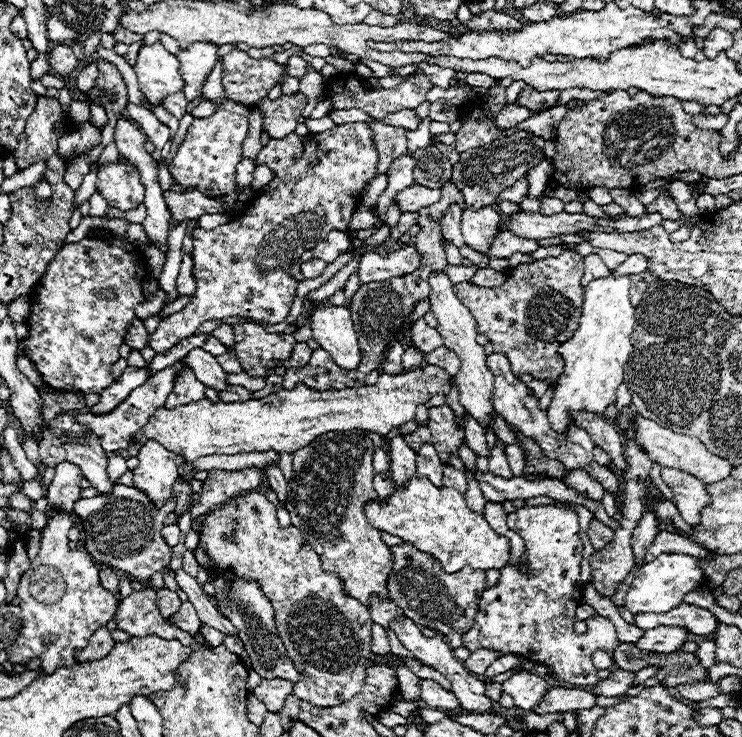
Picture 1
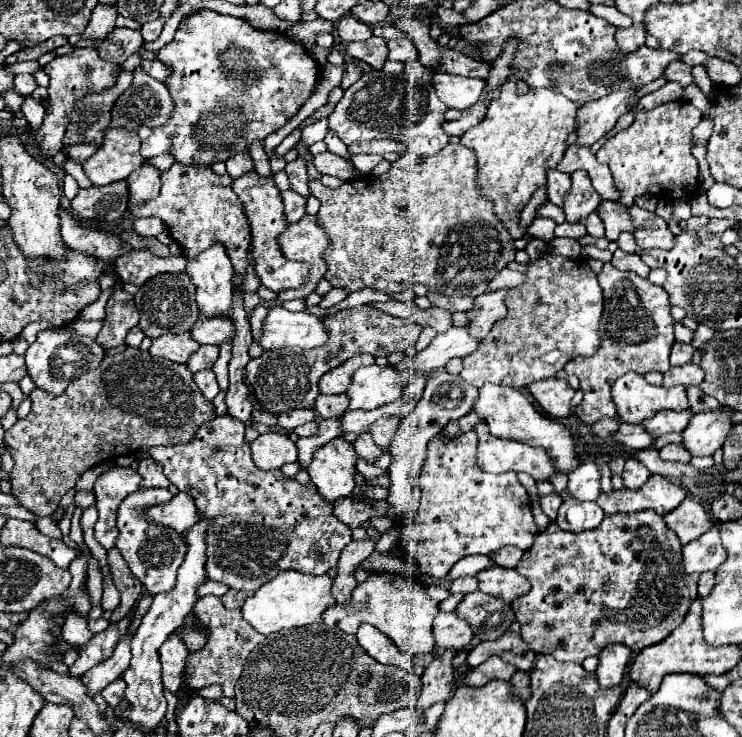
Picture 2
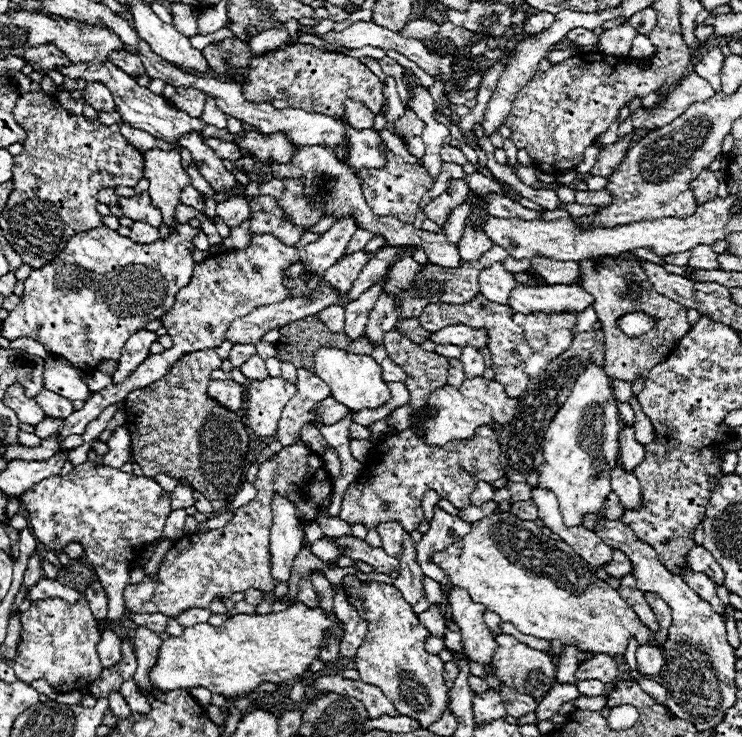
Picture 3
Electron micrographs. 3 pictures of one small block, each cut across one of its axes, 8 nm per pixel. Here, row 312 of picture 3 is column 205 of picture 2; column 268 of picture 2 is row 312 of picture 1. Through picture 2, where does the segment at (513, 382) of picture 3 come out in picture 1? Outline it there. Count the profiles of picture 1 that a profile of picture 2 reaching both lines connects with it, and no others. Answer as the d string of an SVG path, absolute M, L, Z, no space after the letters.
M566 244L562 254L556 258L544 258L530 264L520 264L512 270L508 270L506 280L498 288L486 288L460 282L456 284L456 296L468 310L472 312L476 320L476 332L484 334L492 344L494 350L504 350L510 356L512 372L516 376L520 374L532 374L536 380L554 380L552 386L556 386L558 376L562 374L564 360L558 354L558 346L572 338L576 330L576 322L580 318L580 302L584 300L584 292L580 286L580 278L584 274L584 258L576 252L576 244Z

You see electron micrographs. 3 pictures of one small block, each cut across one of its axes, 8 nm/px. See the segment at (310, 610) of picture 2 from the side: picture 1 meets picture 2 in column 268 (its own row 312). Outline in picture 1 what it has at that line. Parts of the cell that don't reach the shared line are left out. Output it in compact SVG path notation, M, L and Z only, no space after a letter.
M606 276L596 278L588 286L584 286L584 302L582 302L582 316L578 320L576 334L560 346L560 354L564 358L564 372L560 374L552 404L548 406L548 422L554 430L566 430L568 424L574 424L574 420L568 416L568 410L592 410L600 416L604 416L604 408L616 402L616 388L622 384L624 378L624 364L628 362L628 356L632 354L632 342L630 334L634 330L634 308L630 302L630 280L626 276Z

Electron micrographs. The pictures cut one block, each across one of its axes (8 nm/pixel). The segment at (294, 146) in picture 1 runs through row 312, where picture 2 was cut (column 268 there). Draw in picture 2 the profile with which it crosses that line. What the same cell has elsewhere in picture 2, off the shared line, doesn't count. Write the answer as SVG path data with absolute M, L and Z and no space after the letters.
M258 172L244 174L232 182L232 190L238 194L238 198L244 204L244 212L250 220L252 228L252 254L256 258L256 274L262 280L262 284L274 292L286 290L286 288L300 288L308 276L308 264L304 262L292 262L282 256L278 248L278 236L286 230L284 220L284 204L280 190L274 184L272 176L260 176Z

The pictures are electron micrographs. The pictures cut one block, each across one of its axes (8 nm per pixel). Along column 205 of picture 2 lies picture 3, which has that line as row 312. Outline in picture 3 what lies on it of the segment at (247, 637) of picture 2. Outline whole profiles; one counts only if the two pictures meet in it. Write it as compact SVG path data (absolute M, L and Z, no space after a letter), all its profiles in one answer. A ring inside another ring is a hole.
M608 256L604 262L600 262L600 266L596 266L590 258L584 262L580 262L582 266L582 288L588 290L594 296L594 310L598 314L598 320L602 322L604 332L604 344L606 344L606 364L604 370L610 378L620 378L626 382L632 382L636 376L648 376L648 372L664 362L666 354L674 348L674 344L690 330L690 324L686 320L686 308L680 306L678 302L658 294L656 290L652 290L648 276L644 274L642 266L636 260L620 260L620 258L612 258ZM628 312L646 312L654 318L660 318L658 326L652 328L648 334L640 336L640 338L628 338L624 332L620 332L616 328L616 320L622 314Z

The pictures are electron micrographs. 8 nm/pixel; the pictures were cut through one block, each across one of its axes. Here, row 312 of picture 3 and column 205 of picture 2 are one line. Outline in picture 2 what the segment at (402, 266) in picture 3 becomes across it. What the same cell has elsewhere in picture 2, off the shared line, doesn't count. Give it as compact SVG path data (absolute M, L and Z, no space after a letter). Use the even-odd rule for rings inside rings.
M126 348L122 354L104 356L98 368L86 372L82 378L74 380L62 396L34 388L30 394L32 410L26 418L20 418L6 434L4 444L14 458L14 468L10 472L10 494L20 506L28 508L36 516L50 516L60 498L74 488L76 480L92 466L118 456L130 454L134 450L150 446L172 446L190 442L206 420L212 420L212 404L204 400L198 386L192 380L192 372L186 364L176 364L170 360L156 360L148 352L138 348ZM118 384L126 384L130 390L112 390Z

